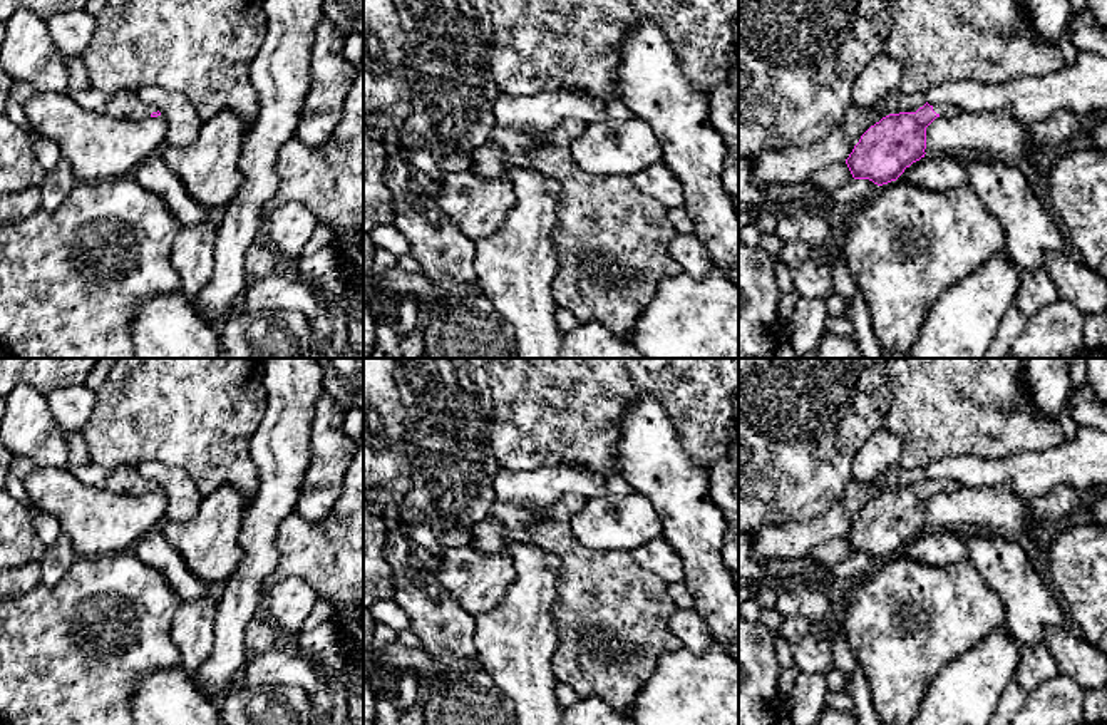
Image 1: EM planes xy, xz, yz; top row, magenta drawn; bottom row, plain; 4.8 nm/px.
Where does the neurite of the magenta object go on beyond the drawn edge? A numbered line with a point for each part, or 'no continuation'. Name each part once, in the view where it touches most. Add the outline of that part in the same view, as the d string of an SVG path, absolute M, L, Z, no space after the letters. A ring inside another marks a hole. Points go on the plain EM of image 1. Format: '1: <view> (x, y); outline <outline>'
1: yz (947, 486); outline M933 481L933 486L943 492L951 492L958 489L960 486L953 481Z

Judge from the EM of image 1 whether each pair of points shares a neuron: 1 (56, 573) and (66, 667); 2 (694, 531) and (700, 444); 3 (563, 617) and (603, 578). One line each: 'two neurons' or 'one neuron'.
1: two neurons
2: two neurons
3: one neuron

